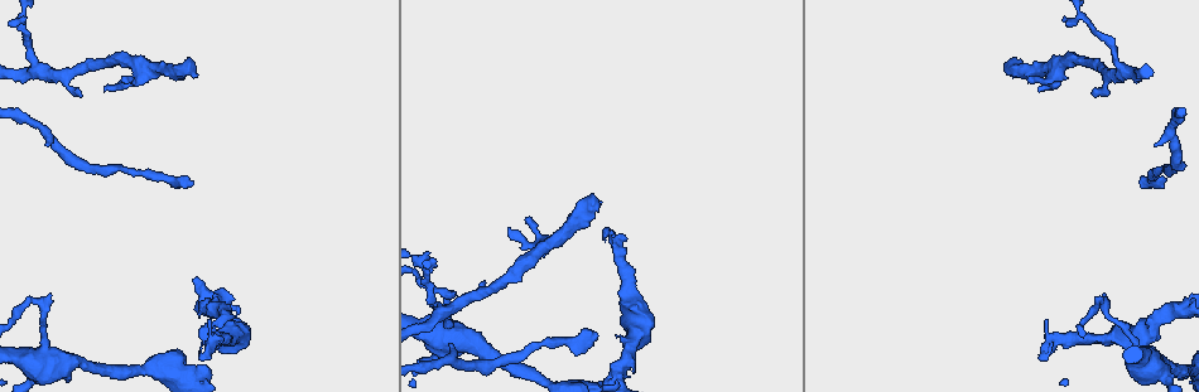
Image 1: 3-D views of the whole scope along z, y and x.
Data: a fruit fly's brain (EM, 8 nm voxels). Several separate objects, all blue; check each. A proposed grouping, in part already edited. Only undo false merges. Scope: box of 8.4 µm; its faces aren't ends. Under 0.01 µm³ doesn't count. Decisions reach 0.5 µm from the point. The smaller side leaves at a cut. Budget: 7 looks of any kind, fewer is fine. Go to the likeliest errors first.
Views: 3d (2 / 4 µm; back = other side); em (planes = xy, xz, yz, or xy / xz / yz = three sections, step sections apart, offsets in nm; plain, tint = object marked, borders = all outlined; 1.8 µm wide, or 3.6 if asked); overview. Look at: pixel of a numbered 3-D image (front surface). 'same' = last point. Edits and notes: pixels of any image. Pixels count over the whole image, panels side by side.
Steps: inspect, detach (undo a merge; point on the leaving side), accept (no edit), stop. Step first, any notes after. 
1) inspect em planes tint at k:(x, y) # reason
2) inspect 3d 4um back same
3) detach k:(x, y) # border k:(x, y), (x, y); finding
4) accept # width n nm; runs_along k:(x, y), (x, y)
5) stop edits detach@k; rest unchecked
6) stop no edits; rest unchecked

inspect 3d 4um back at 1:(45, 350) # calibre changes

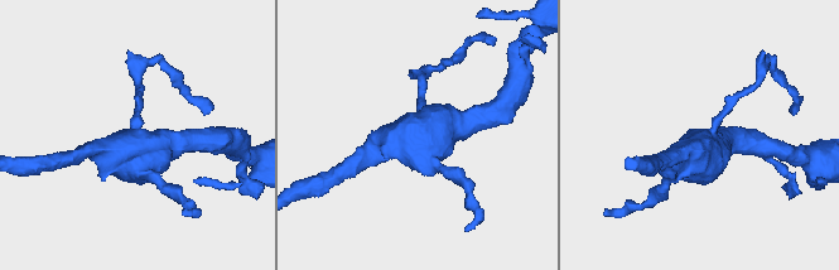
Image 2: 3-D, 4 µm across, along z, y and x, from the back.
inspect em 3.6um yz step 4 tint at 2:(140, 133)

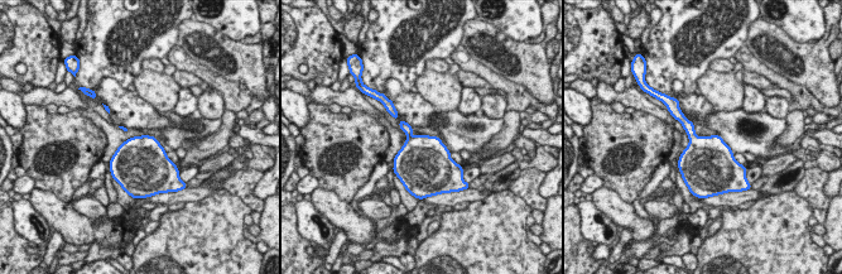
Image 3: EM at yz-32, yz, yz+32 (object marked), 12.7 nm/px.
accept # width 420 nm; all the same cell

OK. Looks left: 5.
inspect em xy step 8 borders at 1:(43, 73) # two arms in line, one across

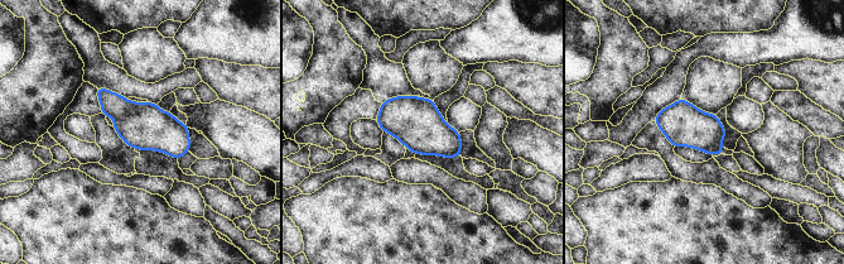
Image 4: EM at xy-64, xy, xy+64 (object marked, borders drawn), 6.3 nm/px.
inspect em planes borders same

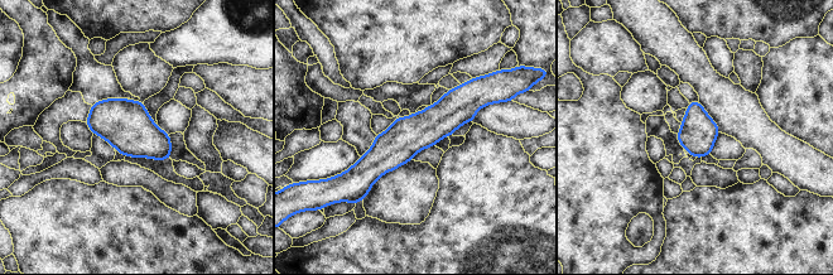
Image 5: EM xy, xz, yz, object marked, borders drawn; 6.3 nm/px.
accept # runs_along 5:(480, 95), (351, 173); continuous, no second cell

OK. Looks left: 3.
inspect 3d 2um at 1:(150, 67) # thick turns thin

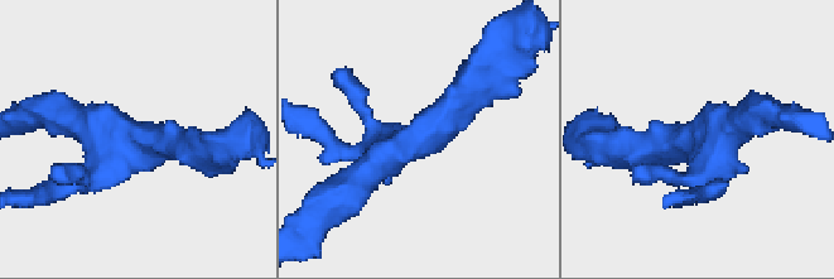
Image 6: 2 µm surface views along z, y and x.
inspect em xy step 8 tint at 6:(133, 138) # now the EM

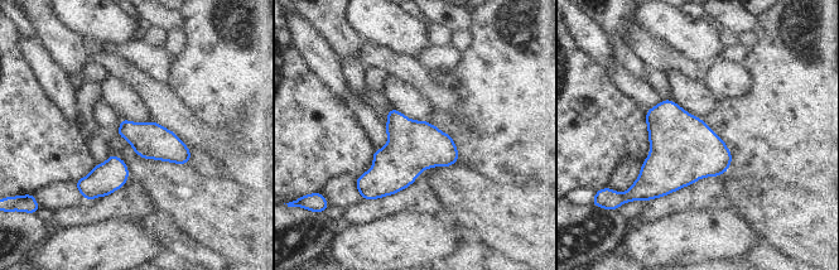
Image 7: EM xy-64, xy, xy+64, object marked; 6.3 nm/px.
inspect em planes tint same

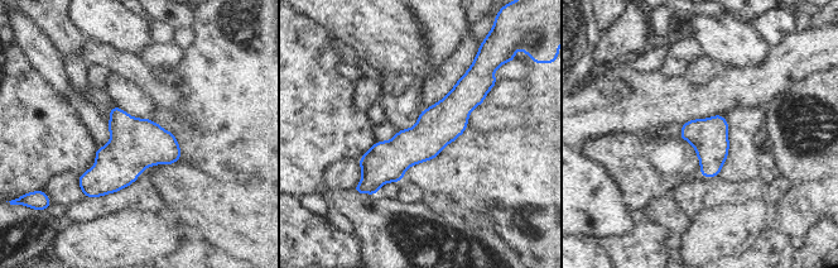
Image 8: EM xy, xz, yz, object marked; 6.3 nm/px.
accept # width 240 nm; all the same cell

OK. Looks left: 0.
stop no edits; rest unchecked

